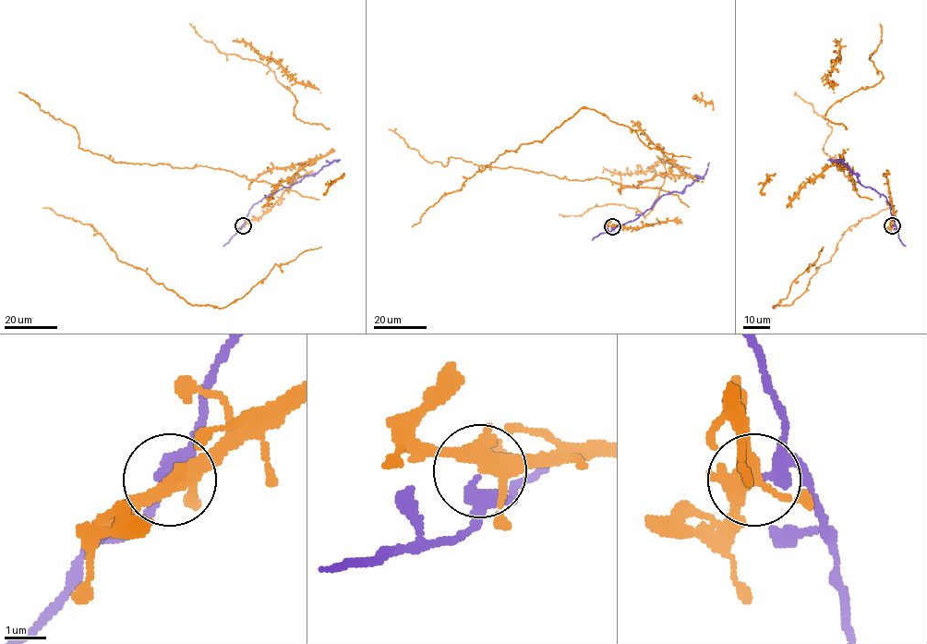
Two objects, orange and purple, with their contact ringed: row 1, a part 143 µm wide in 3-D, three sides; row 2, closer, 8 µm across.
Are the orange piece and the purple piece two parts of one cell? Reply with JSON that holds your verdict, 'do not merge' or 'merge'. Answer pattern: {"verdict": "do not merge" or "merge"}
{"verdict": "do not merge"}

